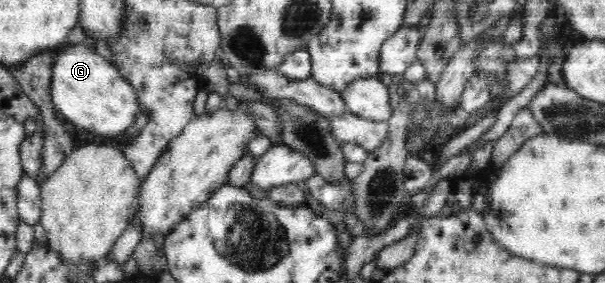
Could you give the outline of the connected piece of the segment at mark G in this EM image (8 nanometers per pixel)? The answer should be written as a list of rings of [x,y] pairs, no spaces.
[[[82,41],[78,44],[65,43],[54,50],[52,68],[51,99],[57,112],[61,110],[71,123],[83,126],[97,136],[113,140],[127,136],[125,132],[133,124],[142,104],[138,92],[119,75],[112,61]]]

